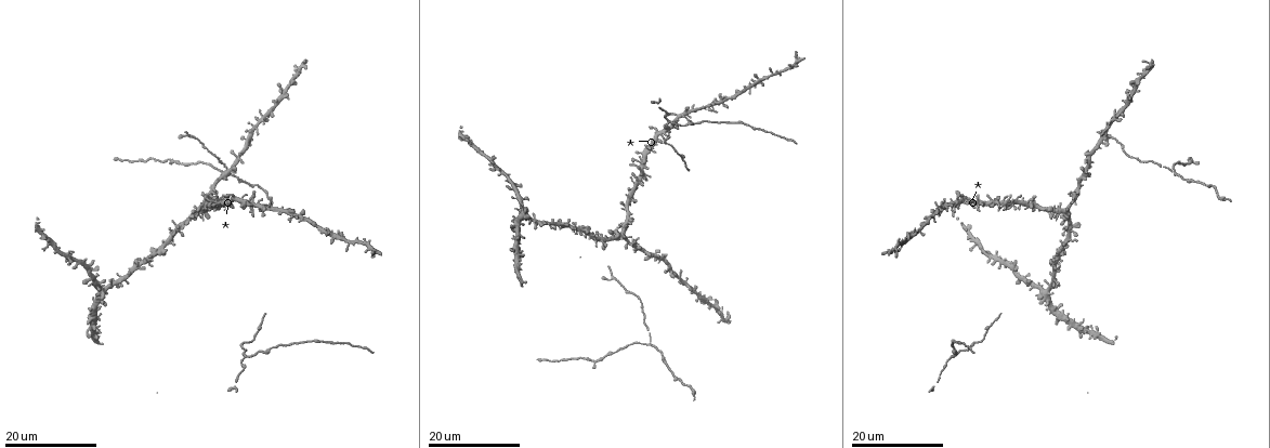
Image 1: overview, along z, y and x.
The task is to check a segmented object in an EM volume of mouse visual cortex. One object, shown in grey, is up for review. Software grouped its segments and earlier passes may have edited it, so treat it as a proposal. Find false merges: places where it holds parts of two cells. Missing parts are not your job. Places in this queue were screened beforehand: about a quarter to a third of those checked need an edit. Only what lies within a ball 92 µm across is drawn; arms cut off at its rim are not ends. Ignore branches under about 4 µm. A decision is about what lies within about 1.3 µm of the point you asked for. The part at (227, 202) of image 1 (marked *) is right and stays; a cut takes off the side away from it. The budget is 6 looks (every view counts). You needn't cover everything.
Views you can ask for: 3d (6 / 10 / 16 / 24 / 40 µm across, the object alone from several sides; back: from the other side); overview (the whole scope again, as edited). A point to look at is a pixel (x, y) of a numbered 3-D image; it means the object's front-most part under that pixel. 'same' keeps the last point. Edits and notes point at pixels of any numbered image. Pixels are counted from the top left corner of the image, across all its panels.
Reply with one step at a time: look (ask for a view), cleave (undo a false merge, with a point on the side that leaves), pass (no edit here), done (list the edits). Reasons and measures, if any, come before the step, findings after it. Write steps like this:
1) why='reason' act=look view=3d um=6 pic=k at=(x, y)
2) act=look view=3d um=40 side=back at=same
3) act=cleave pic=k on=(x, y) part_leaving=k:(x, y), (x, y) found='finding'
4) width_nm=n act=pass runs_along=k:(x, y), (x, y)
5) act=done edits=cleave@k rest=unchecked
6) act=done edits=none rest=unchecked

act=look view=3d um=24 pic=1 at=(740, 121)

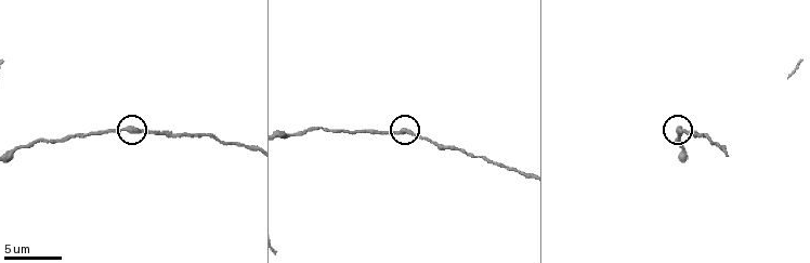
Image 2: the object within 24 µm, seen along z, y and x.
why='closer look' act=look view=3d um=6 pic=2 at=(133, 129)

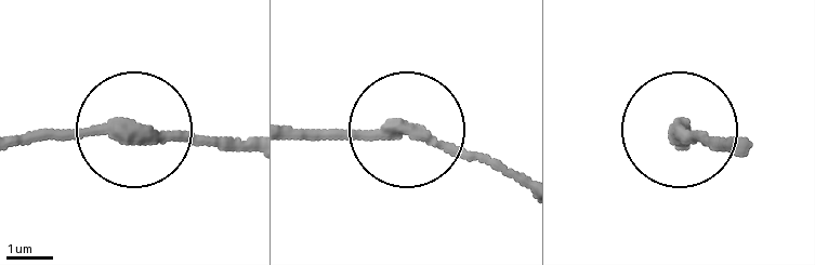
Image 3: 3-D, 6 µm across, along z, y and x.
act=pass found='continuous, no second cell'

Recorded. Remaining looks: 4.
why='three-way junction' act=look view=3d um=24 pic=1 at=(669, 122)

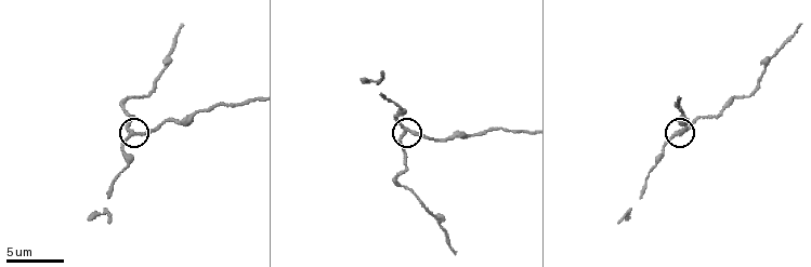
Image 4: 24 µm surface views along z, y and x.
act=look view=3d um=6 pic=4 at=(403, 133)

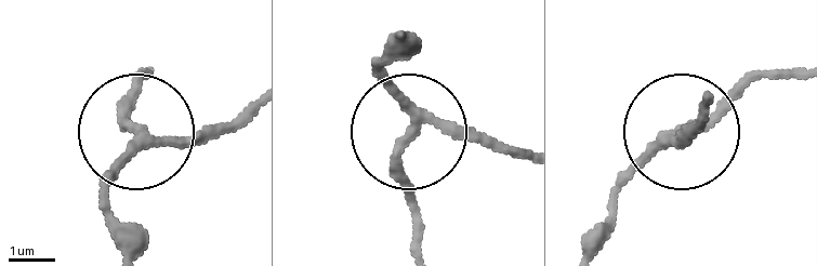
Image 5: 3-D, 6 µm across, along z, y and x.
side_arm_um=11 act=pass runs_along=5:(709, 102), (608, 205) found='all the same cell'

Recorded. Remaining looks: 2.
why='sudden change in width' act=look view=3d um=16 pic=1 at=(631, 291)

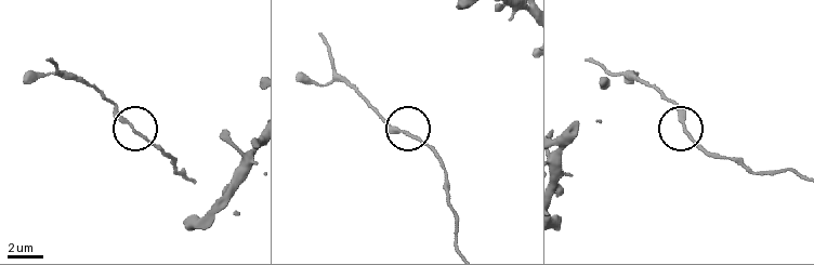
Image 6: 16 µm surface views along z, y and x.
act=look view=3d um=6 pic=6 at=(684, 129)

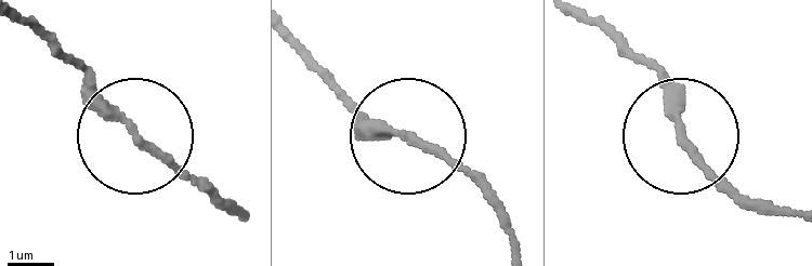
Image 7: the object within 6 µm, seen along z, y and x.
act=pass found='continuous, no second cell'

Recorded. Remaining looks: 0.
act=done edits=none rest=unchecked

